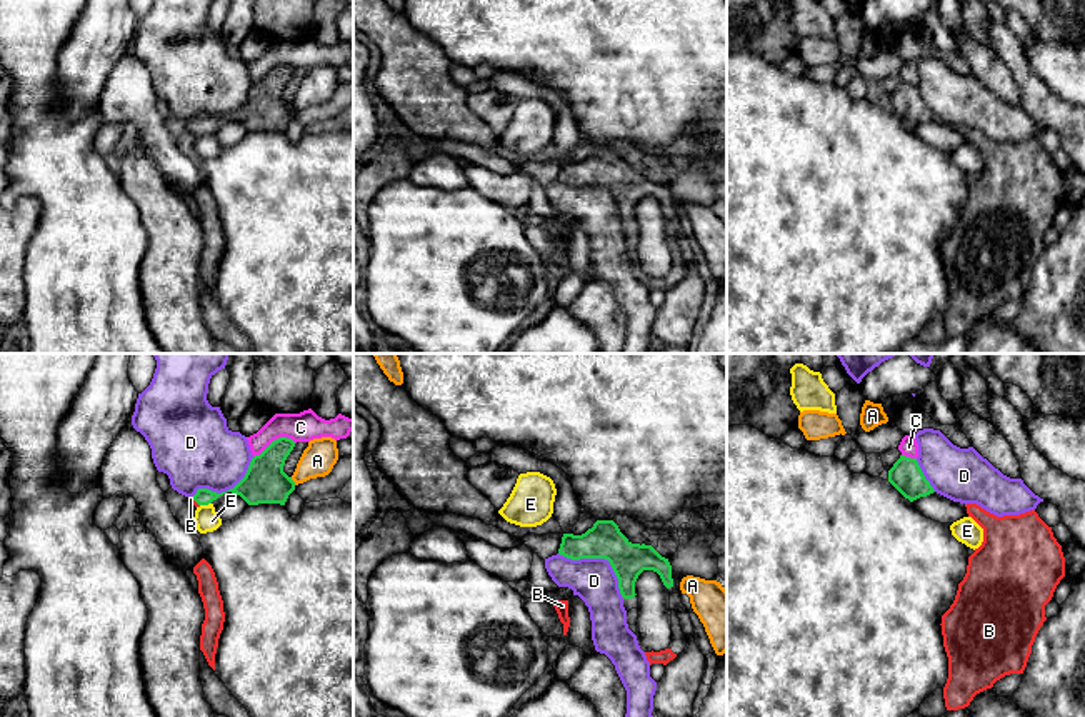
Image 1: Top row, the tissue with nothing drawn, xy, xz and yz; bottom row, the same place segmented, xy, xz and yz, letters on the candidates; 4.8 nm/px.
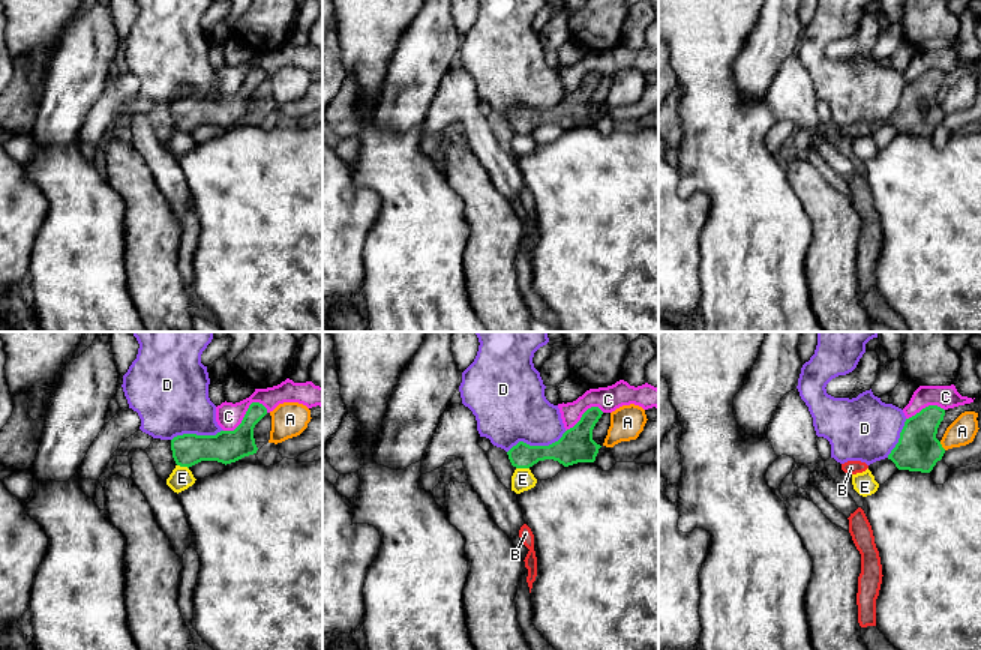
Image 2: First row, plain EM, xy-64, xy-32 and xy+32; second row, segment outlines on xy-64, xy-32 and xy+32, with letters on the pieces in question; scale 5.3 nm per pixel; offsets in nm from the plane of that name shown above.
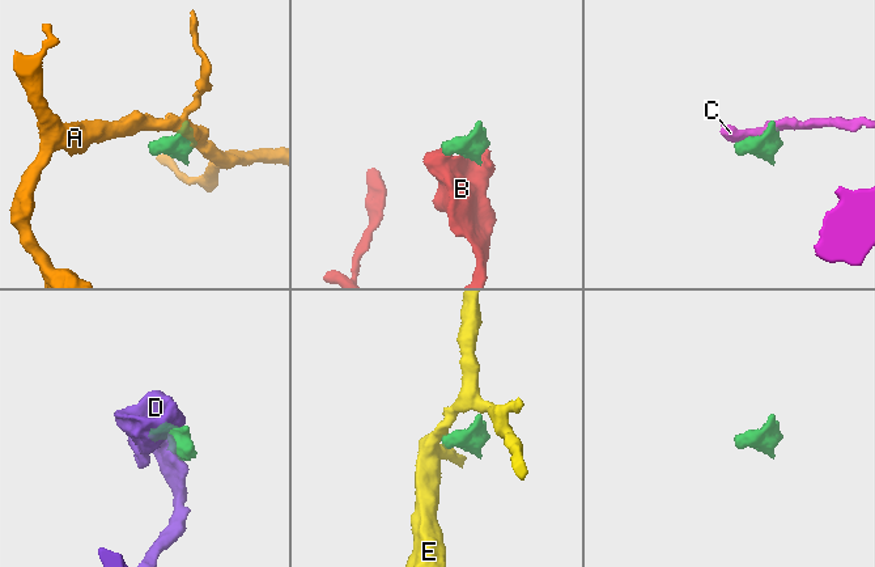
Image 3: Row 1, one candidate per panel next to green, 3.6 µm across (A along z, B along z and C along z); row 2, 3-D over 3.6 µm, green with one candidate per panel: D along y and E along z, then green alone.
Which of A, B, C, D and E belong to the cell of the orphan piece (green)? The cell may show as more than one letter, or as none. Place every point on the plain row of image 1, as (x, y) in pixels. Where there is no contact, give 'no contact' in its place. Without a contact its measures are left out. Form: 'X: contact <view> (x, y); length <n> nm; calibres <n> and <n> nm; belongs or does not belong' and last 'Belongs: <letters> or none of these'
A: contact xy (292, 107); length 50 nm; calibres 200 and 160 nm; does not belong
B: contact xy (195, 127); length 60 nm; calibres 90 and 20 nm; belongs
C: contact xy (274, 67); length 220 nm; calibres 200 and 140 nm; does not belong
D: contact xz (602, 184); length 380 nm; calibres 180 and 220 nm; does not belong
E: contact xy (205, 130); length 60 nm; calibres 150 and 120 nm; does not belong
Belongs: B

